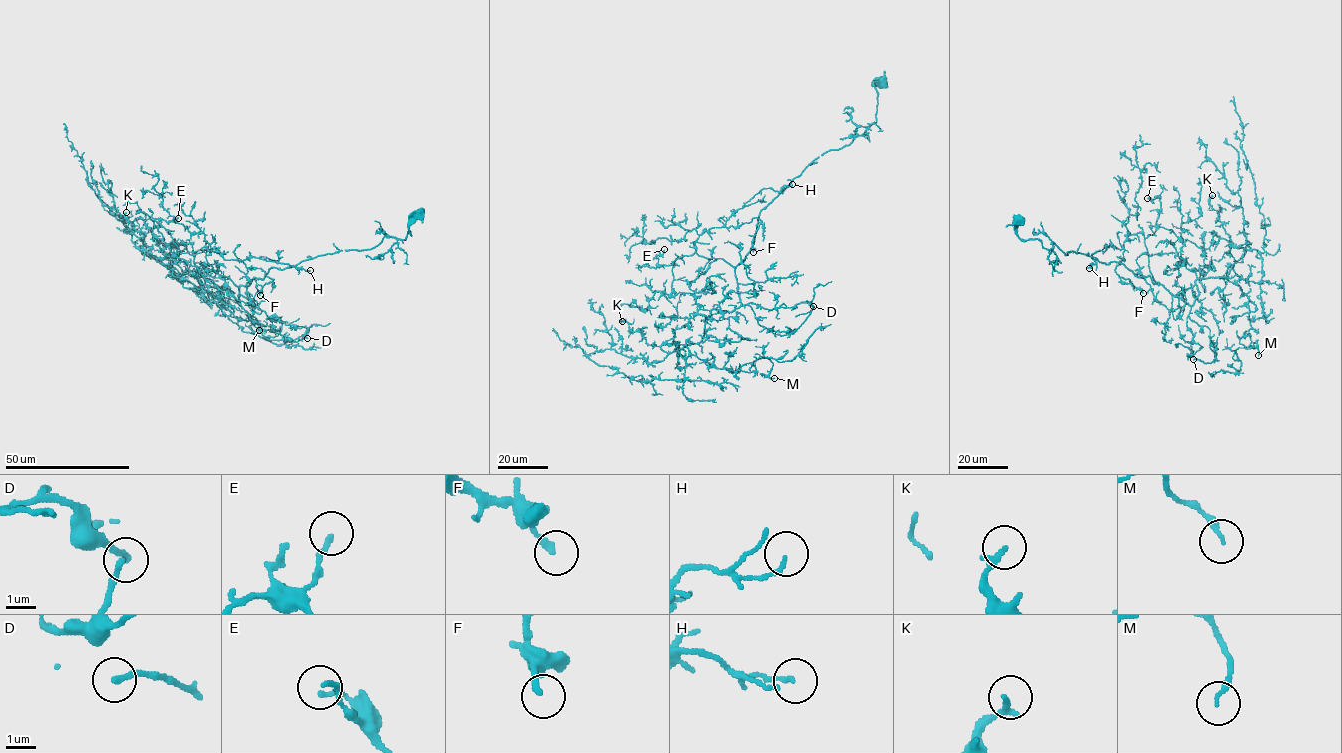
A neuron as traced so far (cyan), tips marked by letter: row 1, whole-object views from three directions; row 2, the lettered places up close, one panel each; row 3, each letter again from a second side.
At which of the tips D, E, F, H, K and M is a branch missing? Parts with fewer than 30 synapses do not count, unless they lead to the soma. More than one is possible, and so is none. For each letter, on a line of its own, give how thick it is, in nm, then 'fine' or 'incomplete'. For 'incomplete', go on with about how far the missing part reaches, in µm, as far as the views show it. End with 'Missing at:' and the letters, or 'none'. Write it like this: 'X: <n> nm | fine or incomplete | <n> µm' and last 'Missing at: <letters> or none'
D: 120 nm | incomplete | 30 µm
E: 160 nm | fine
F: 200 nm | fine
H: 130 nm | fine
K: 220 nm | fine
M: 160 nm | fine
Missing at: D

